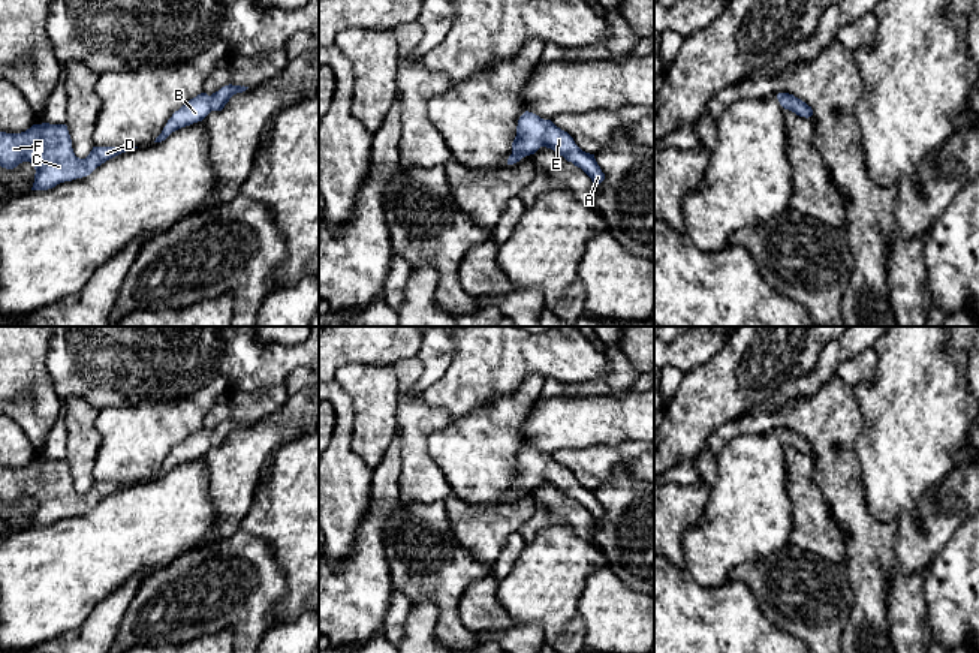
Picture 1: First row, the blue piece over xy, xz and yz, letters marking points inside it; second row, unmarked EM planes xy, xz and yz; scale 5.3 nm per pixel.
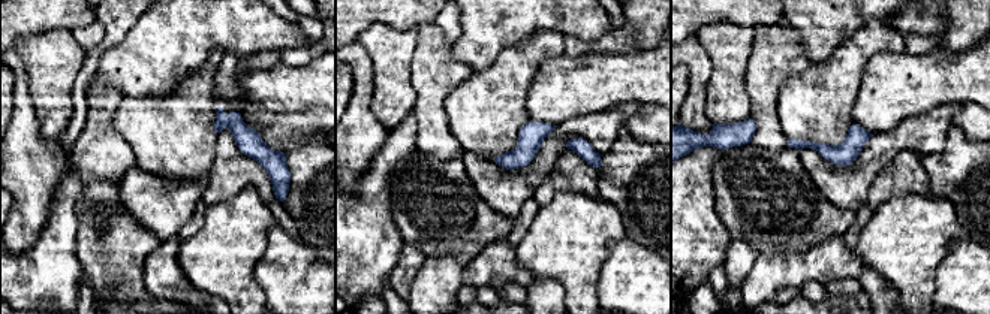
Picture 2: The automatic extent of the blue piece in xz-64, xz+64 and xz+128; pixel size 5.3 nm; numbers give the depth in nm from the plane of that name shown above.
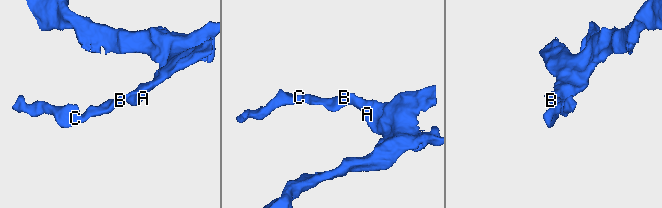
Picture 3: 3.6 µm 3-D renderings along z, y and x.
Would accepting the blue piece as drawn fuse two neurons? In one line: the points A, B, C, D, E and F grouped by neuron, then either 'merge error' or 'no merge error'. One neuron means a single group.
groups A B C D E F; no merge error

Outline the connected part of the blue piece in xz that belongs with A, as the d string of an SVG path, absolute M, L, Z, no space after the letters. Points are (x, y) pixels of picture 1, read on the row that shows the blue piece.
M525 111L518 120L516 136L512 142L512 154L507 159L507 165L513 165L522 157L534 154L540 147L554 150L567 162L581 168L594 184L600 184L605 180L605 174L597 165L594 154L582 151L573 138L551 120L543 120Z

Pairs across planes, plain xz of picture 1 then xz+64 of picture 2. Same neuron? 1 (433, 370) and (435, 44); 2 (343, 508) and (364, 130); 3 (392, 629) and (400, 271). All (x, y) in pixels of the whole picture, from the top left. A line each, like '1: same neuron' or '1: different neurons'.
1: different neurons
2: same neuron
3: same neuron

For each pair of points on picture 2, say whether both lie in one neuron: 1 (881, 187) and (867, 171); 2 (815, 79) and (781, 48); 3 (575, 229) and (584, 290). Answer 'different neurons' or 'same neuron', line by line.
1: different neurons
2: different neurons
3: same neuron

